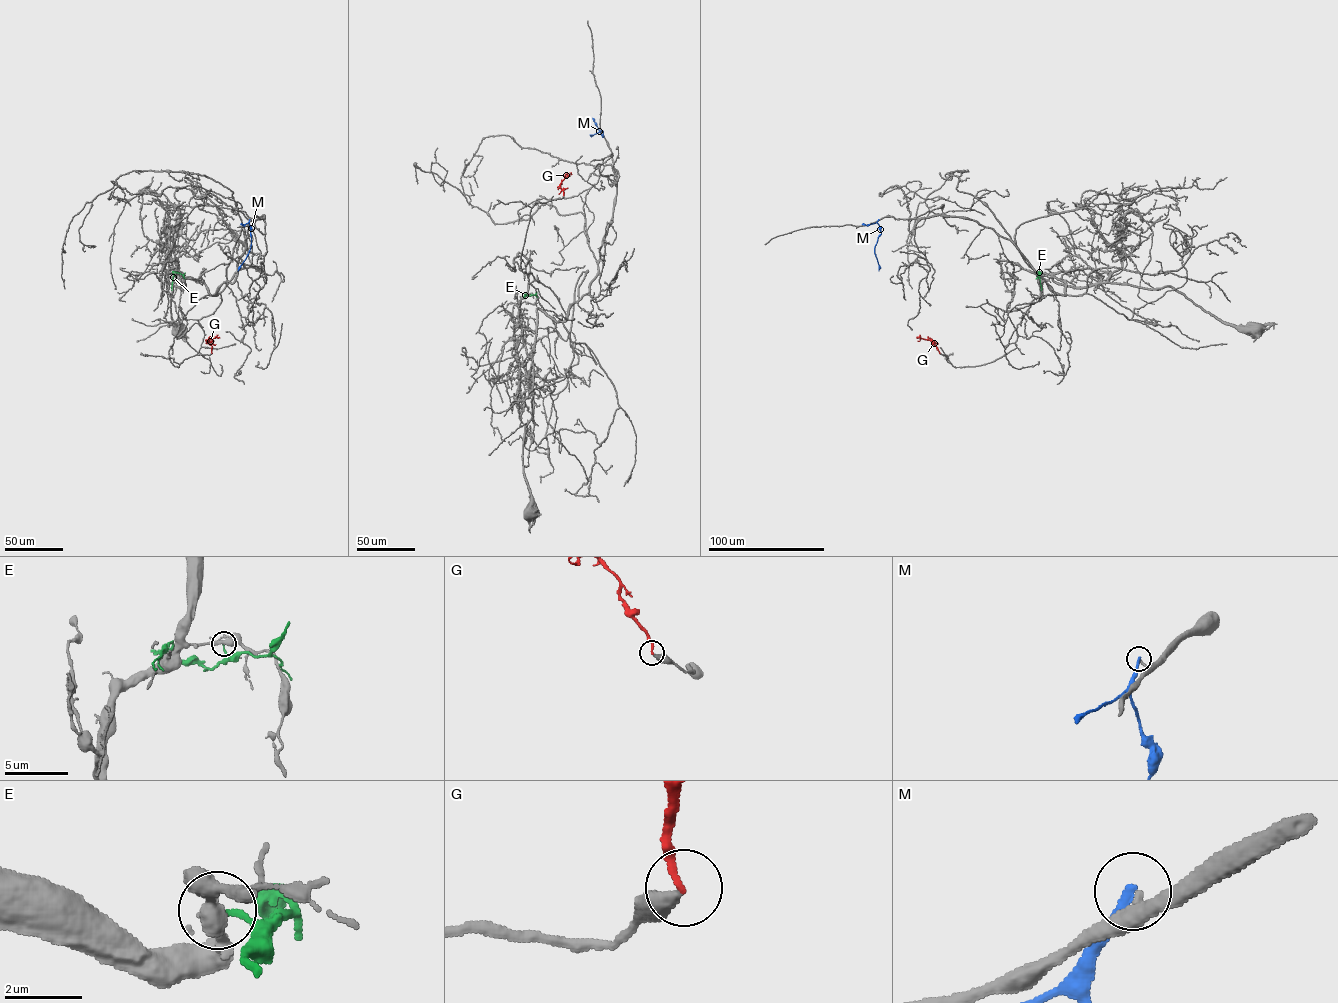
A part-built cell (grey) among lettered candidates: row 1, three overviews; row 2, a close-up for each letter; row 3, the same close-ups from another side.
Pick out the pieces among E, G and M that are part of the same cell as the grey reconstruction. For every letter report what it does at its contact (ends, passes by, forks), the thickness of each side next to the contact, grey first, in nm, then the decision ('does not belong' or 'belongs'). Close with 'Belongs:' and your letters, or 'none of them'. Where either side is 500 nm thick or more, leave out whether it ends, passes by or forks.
E: it ends | 380/120 nm | does not belong
G: it ends | 360/190 nm | does not belong
M: it ends | 200/220 nm | does not belong
Belongs: none of them

